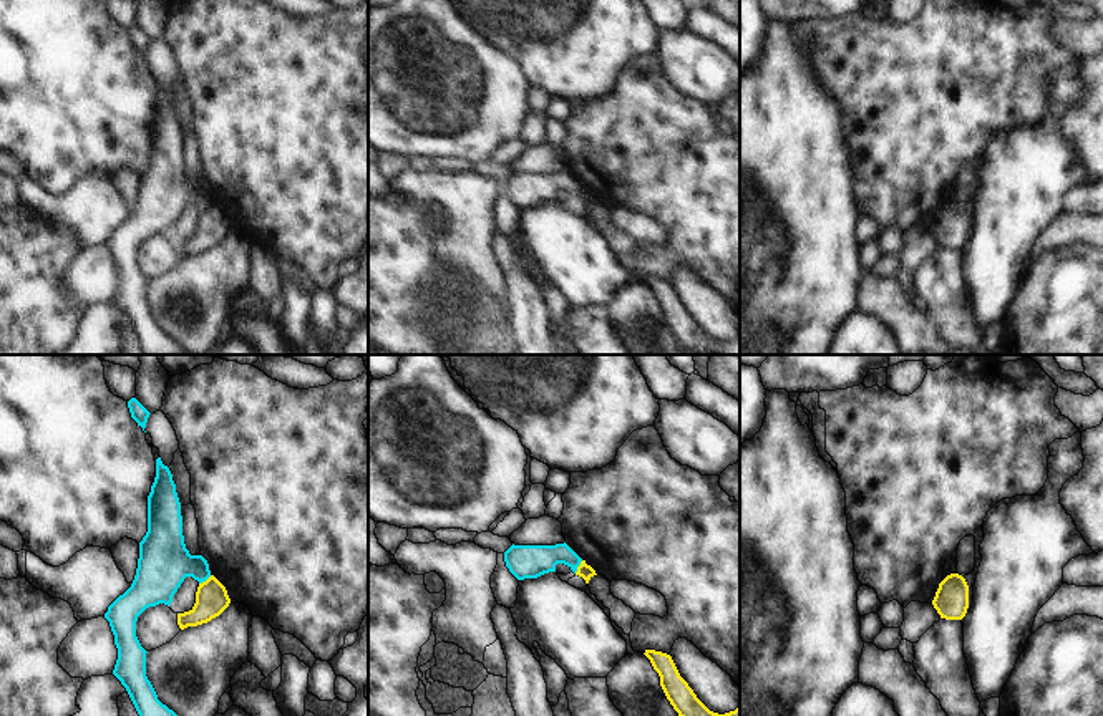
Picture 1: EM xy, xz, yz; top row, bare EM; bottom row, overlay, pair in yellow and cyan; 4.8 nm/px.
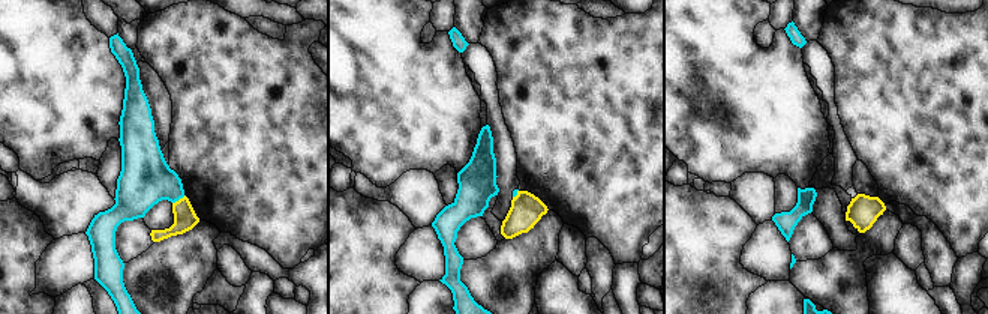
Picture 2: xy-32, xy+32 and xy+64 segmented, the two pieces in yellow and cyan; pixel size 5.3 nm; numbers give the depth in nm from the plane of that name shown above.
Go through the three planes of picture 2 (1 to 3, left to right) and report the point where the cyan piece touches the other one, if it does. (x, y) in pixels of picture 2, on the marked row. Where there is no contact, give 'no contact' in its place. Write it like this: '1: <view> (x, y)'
1: xy-32 (180, 199)
2: xy+32 (517, 194)
3: no contact

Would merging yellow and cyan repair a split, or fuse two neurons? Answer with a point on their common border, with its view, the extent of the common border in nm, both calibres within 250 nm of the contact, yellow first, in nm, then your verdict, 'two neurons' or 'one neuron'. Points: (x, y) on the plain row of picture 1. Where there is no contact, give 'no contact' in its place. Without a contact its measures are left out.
xz (578, 196) | 80 nm | 70/160 nm | two neurons

